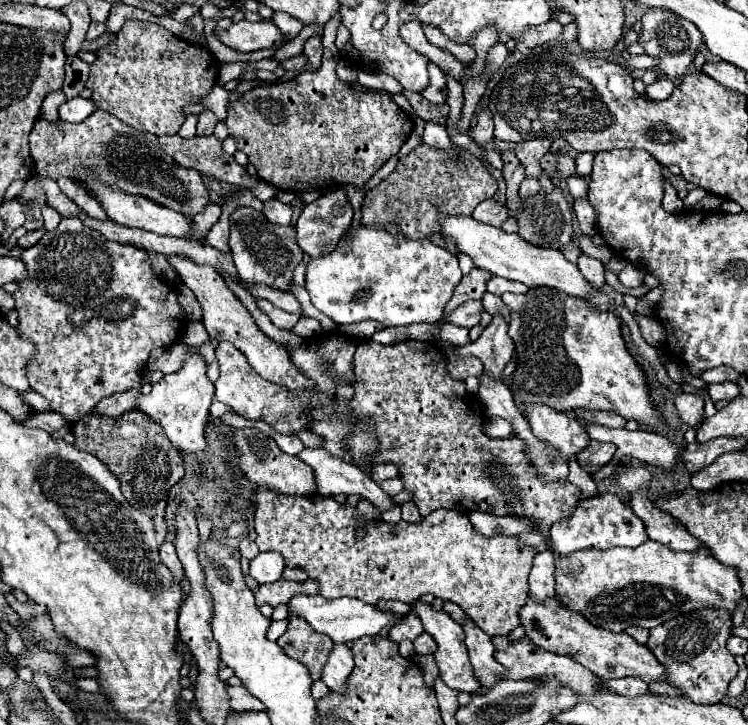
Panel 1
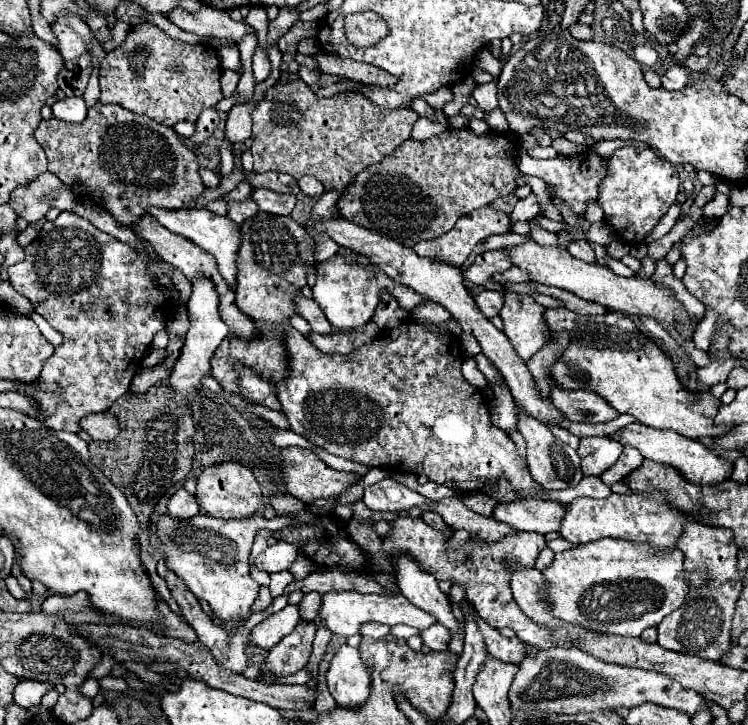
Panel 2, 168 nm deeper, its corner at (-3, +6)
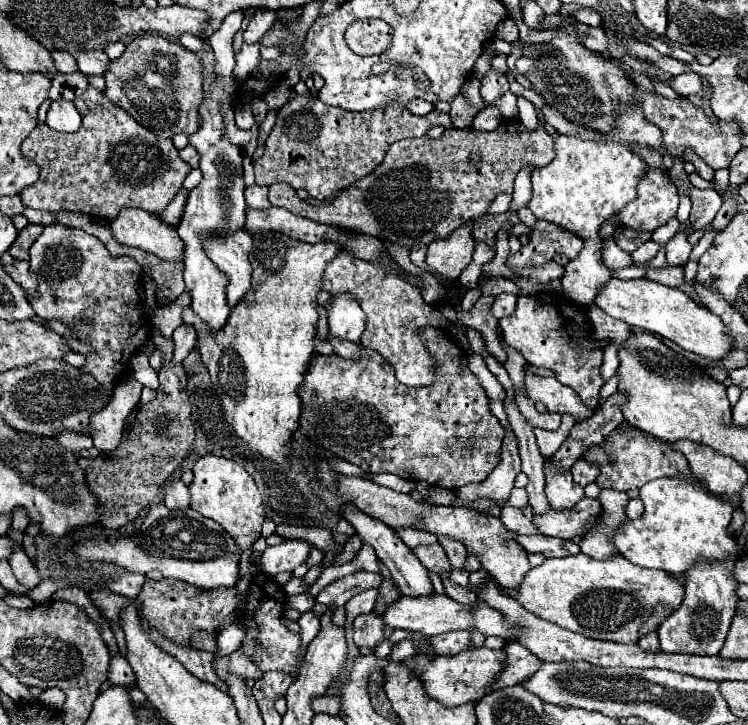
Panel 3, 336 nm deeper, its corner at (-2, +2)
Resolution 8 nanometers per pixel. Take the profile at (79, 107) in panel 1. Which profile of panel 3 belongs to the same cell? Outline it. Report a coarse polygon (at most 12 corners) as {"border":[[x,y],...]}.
{"border":[[74,102],[50,104],[46,124],[58,132],[76,132],[82,116]]}

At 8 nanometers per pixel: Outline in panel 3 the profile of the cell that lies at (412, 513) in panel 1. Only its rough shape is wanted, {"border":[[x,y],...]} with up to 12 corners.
{"border":[[438,536],[452,568],[462,570],[466,548],[456,538]]}

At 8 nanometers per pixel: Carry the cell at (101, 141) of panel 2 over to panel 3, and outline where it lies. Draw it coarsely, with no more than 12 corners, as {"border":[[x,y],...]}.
{"border":[[92,86],[78,132],[38,124],[36,210],[166,210],[192,170]]}

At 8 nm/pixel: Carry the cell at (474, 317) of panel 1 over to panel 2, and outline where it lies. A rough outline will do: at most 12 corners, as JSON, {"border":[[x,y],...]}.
{"border":[[485,290],[475,296],[487,318],[499,314],[503,292]]}

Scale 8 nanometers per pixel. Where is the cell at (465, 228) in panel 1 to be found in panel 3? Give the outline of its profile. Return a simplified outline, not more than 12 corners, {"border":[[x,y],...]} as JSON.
{"border":[[610,278],[594,304],[712,360],[722,320],[678,288]]}

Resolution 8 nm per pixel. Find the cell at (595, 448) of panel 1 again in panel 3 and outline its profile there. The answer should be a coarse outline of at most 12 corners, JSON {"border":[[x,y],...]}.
{"border":[[584,458],[572,466],[574,482],[594,482],[600,468]]}

